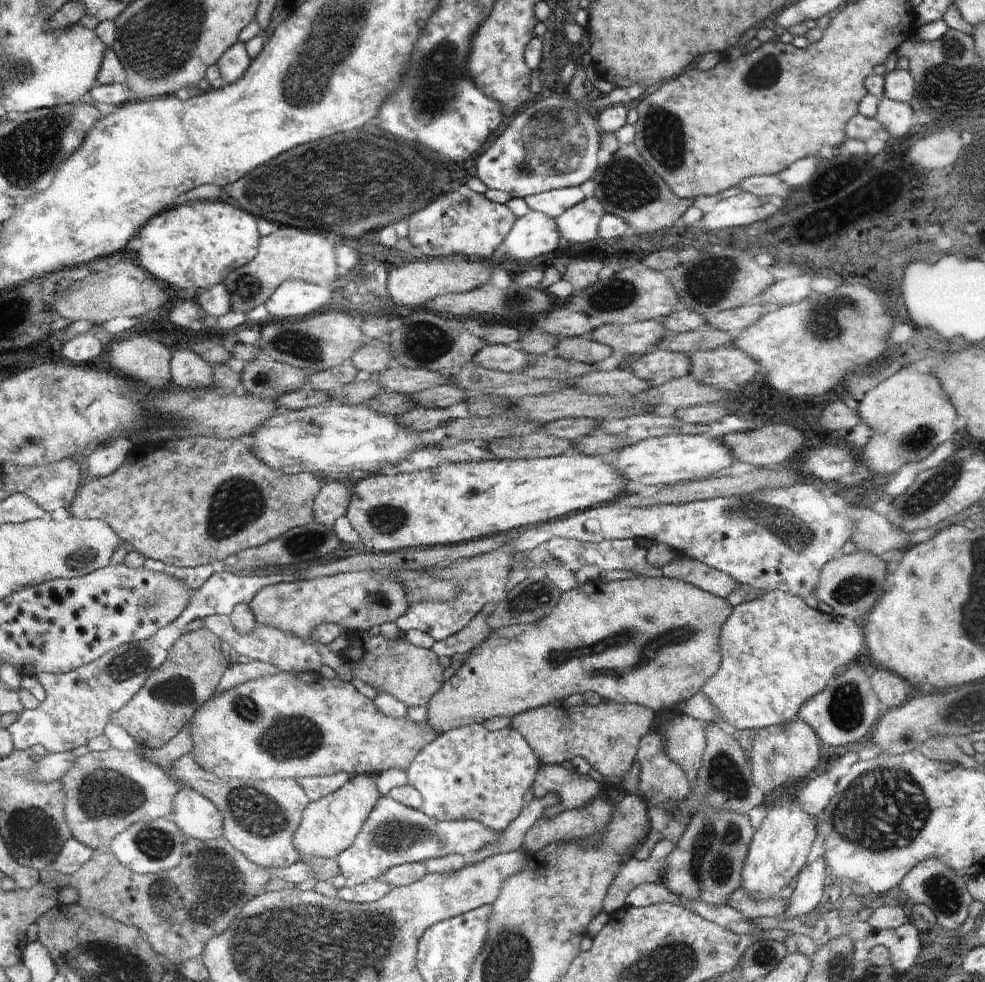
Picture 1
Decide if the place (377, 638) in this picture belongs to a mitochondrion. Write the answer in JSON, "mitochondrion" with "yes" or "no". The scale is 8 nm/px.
{"mitochondrion":"no"}

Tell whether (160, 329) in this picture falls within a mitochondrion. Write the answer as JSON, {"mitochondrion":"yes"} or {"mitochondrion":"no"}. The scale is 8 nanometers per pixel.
{"mitochondrion":"no"}

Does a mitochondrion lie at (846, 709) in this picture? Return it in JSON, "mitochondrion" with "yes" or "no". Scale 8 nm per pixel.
{"mitochondrion":"yes"}

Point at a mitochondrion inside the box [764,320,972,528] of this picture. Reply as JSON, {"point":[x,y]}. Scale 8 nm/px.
{"point":[934,490]}

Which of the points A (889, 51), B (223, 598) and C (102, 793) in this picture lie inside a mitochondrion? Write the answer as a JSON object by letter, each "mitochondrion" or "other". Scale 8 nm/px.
{"A":"other","B":"other","C":"mitochondrion"}

